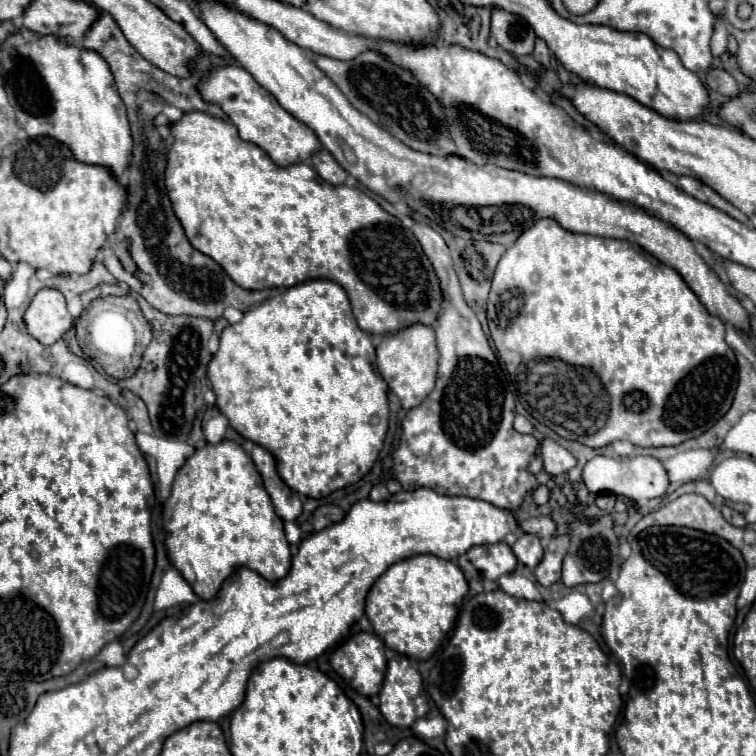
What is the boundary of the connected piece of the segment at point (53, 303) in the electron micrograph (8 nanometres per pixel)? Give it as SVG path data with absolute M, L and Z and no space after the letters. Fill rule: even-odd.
M40 289L30 301L24 323L28 333L42 345L56 343L68 329L72 329L72 317L66 311L66 299L56 289Z

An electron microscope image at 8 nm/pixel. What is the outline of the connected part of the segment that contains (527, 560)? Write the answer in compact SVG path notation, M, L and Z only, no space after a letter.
M530 533L520 535L518 541L512 545L512 551L518 557L518 561L522 561L530 569L534 569L540 563L542 555L544 555L540 537L538 535L530 535Z

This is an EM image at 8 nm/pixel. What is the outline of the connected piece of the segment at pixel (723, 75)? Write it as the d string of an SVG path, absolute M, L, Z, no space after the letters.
M710 69L706 73L706 85L712 91L718 91L718 93L728 95L728 97L738 97L740 95L740 89L738 89L734 77L724 69Z

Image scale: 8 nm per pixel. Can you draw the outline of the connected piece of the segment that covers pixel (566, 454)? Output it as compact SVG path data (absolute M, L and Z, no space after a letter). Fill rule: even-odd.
M552 439L542 441L542 459L544 459L546 473L552 477L562 475L576 465L576 459L572 459L572 453Z

